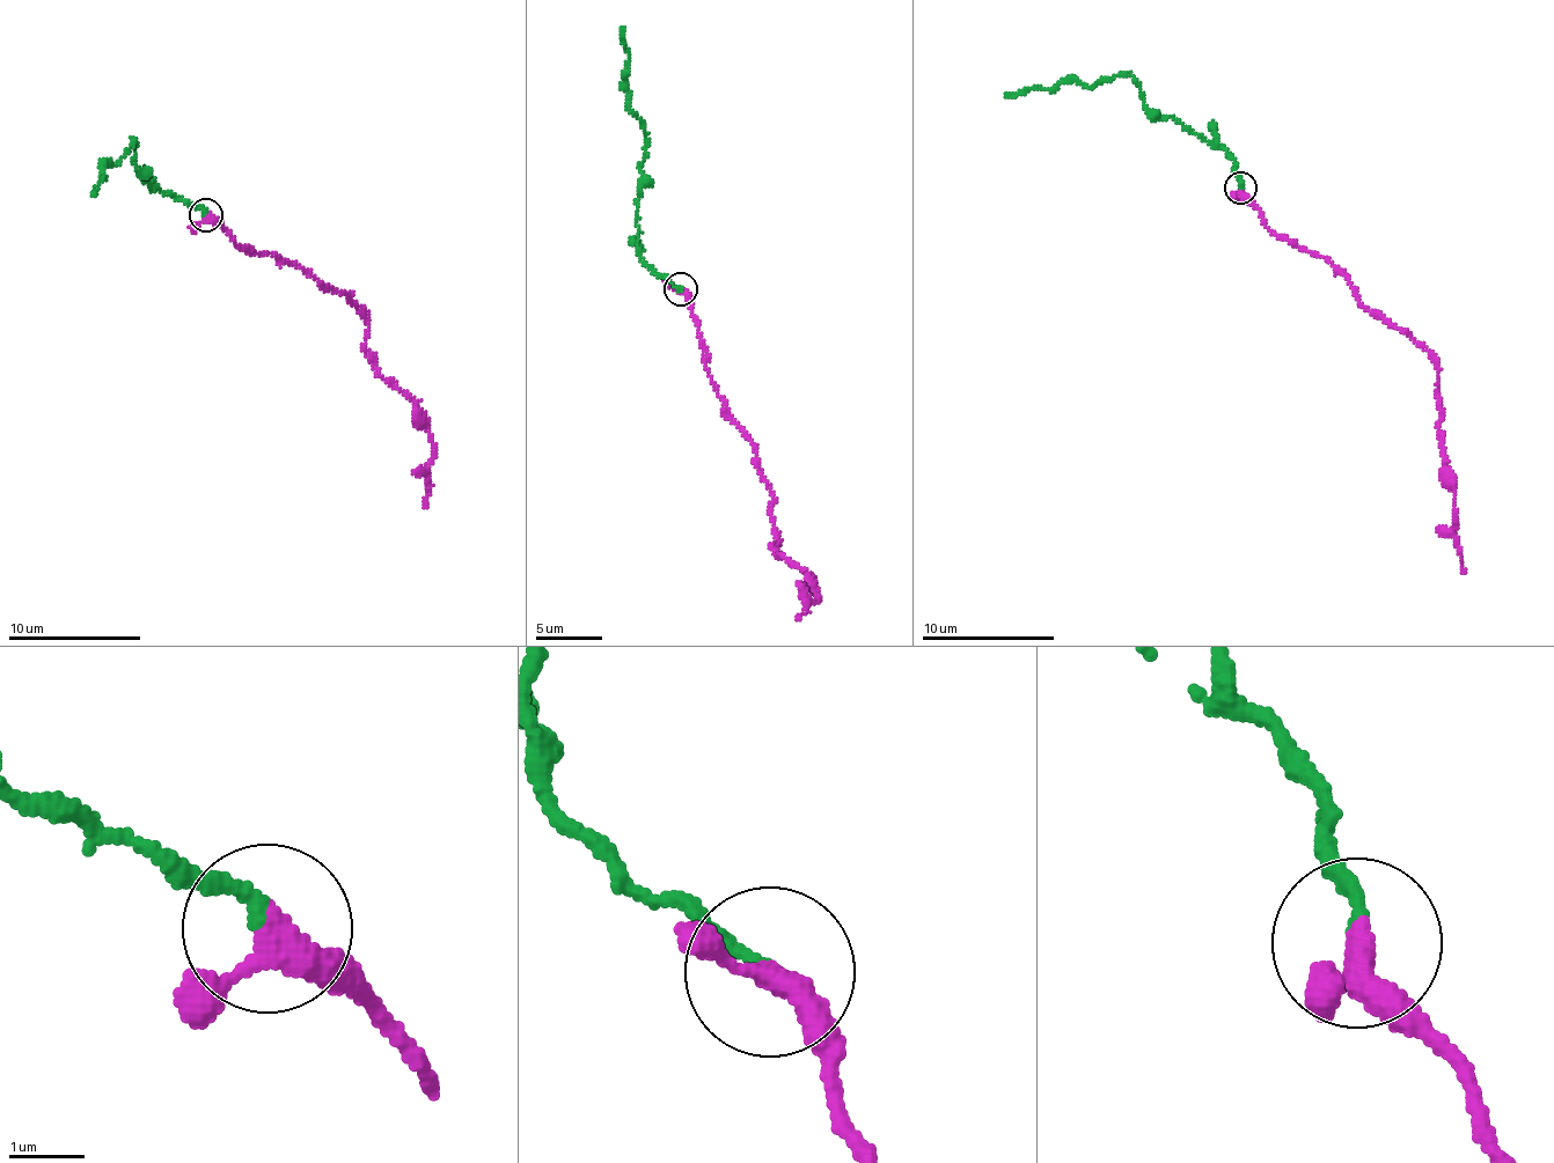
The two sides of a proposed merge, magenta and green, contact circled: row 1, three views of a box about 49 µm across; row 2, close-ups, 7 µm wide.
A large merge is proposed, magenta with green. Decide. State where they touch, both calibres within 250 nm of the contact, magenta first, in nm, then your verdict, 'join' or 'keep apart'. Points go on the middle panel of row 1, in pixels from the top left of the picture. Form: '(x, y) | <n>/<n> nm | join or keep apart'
(680, 289) | 320/190 nm | join

